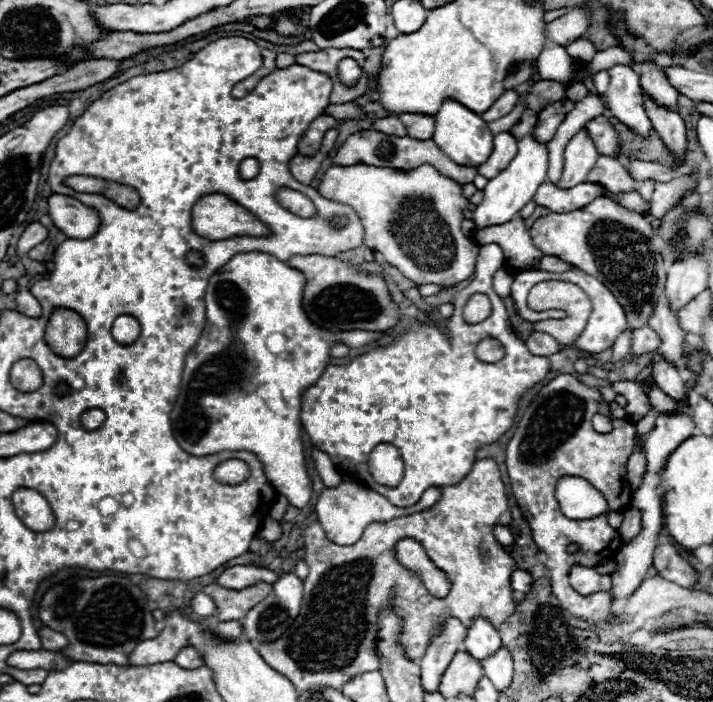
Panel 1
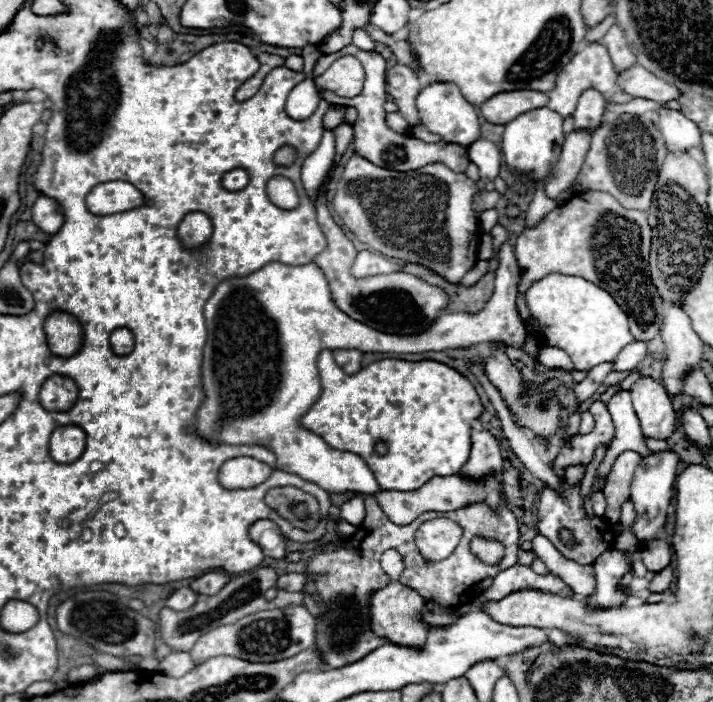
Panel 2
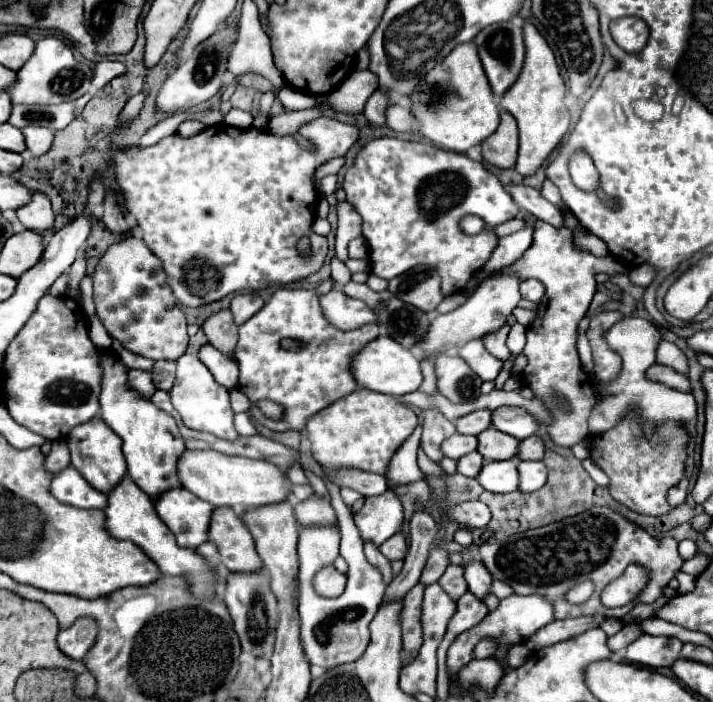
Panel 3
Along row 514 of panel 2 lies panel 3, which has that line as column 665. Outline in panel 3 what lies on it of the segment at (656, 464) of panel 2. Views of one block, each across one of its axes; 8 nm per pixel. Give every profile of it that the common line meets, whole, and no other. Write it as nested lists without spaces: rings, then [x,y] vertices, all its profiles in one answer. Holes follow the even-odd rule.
[[[642,634],[626,648],[626,658],[634,664],[662,668],[670,666],[680,656],[680,650],[682,650],[682,640],[674,636],[668,638],[668,636]]]

